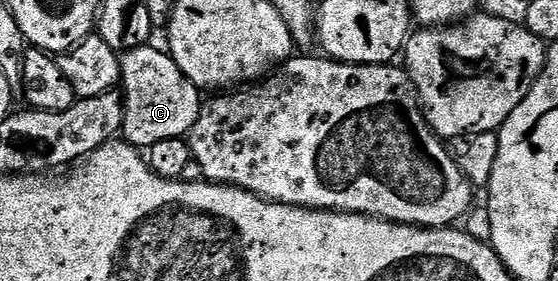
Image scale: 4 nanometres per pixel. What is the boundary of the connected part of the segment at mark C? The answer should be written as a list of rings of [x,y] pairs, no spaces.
[[[154,45],[137,47],[121,56],[120,94],[124,105],[121,138],[131,147],[139,149],[149,149],[152,145],[156,145],[156,141],[189,136],[190,131],[196,125],[204,102],[203,96],[198,96],[201,95],[200,88],[180,70],[172,56],[165,50],[157,51]]]

